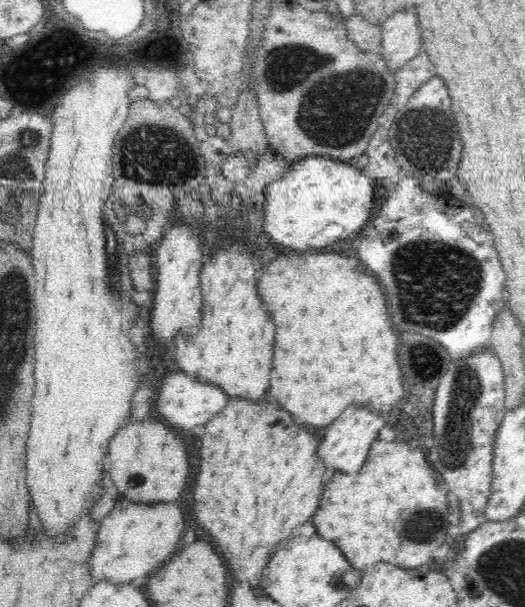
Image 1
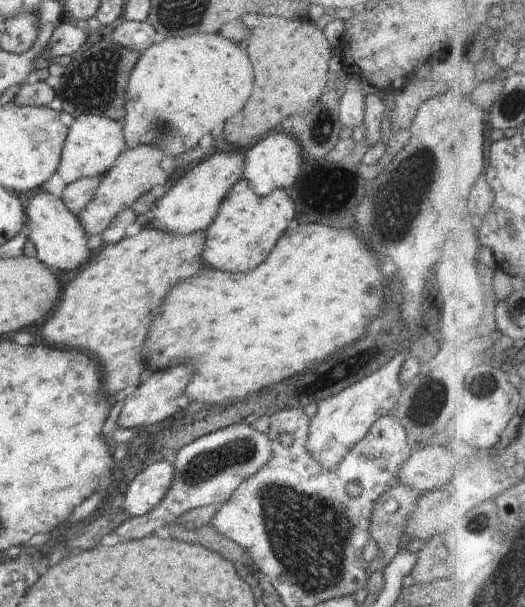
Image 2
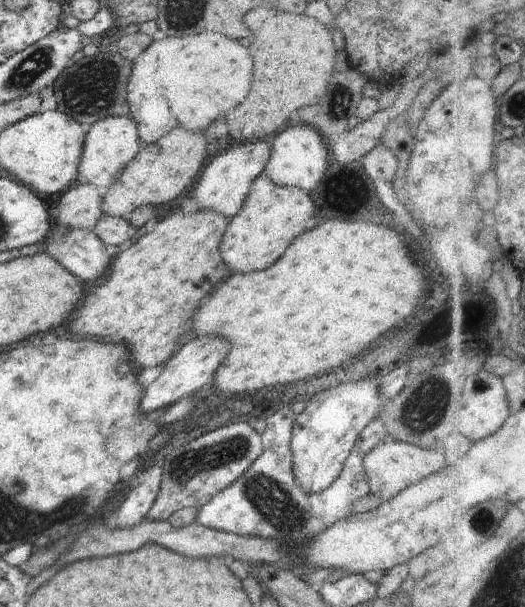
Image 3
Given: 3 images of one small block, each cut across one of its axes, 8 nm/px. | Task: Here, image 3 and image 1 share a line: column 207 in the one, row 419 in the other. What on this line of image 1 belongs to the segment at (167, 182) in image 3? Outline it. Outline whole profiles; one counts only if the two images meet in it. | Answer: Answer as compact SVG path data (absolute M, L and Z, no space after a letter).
M146 417L126 423L110 442L110 476L122 498L136 503L169 503L186 488L190 476L187 445L178 430Z

